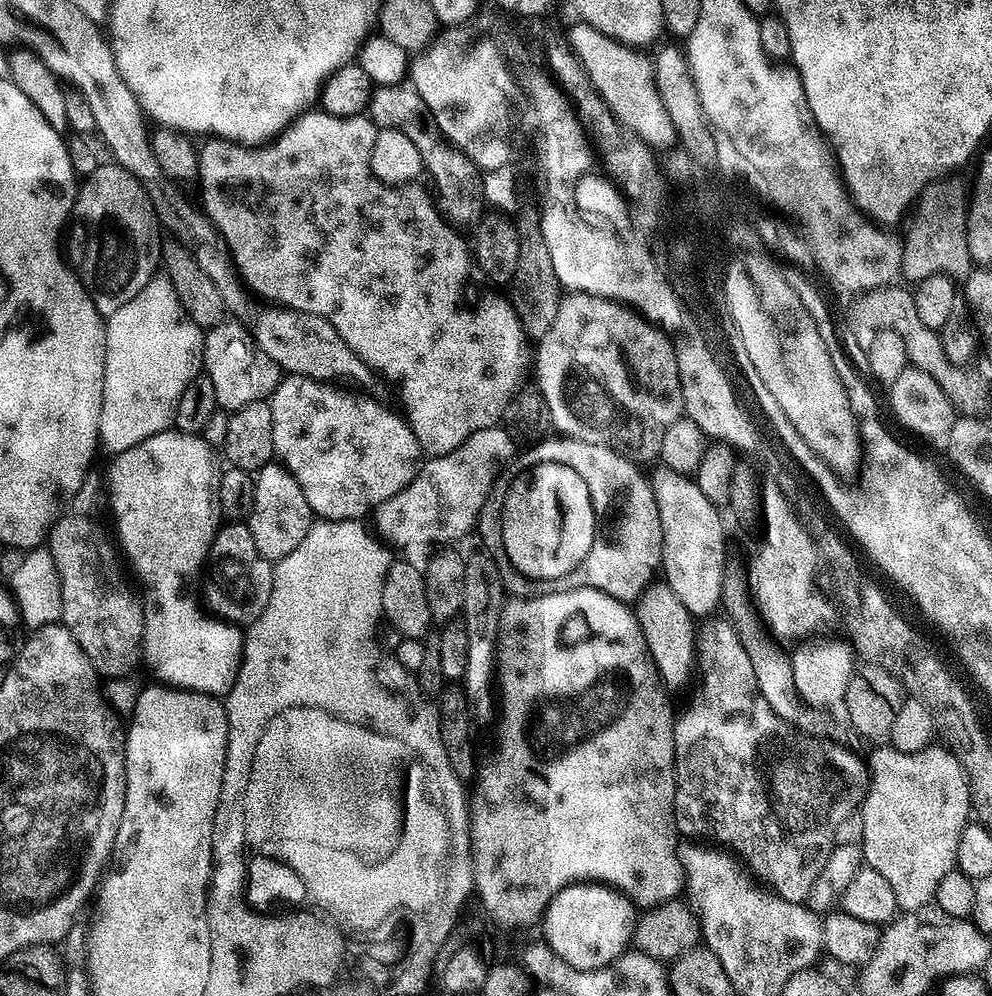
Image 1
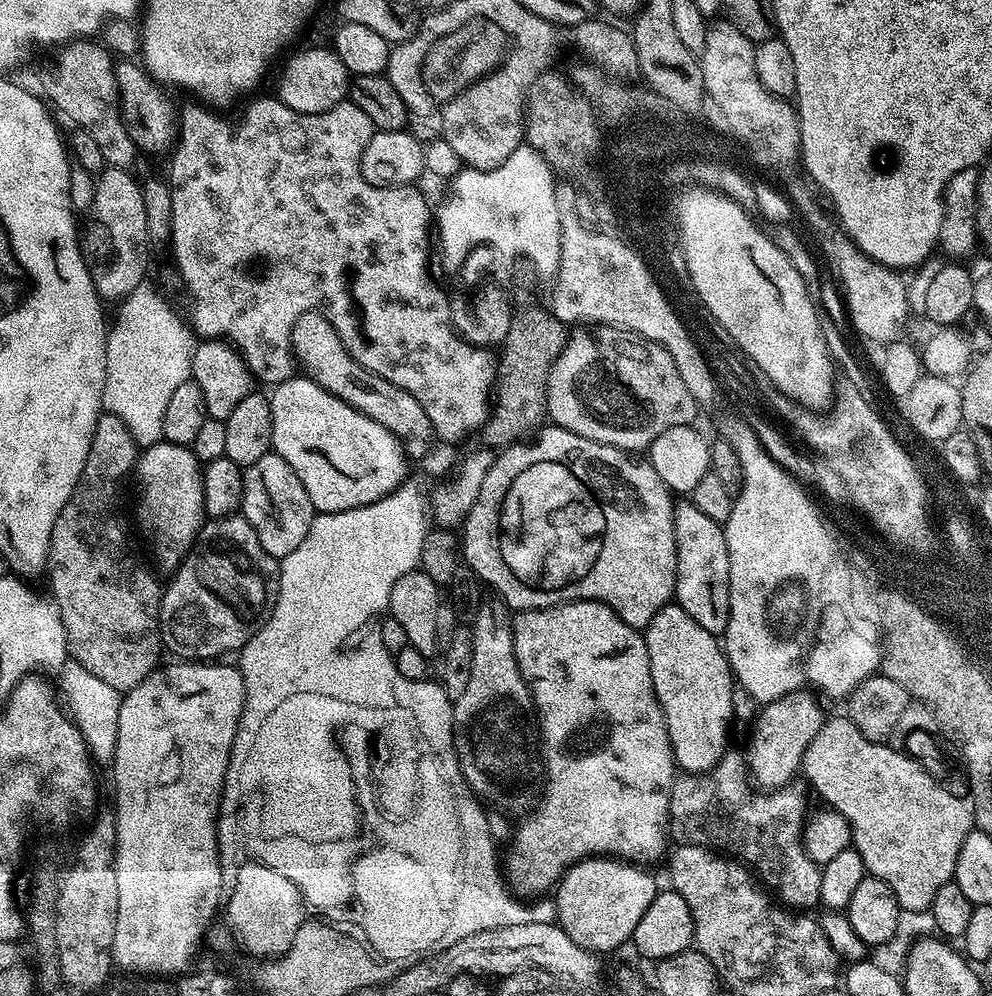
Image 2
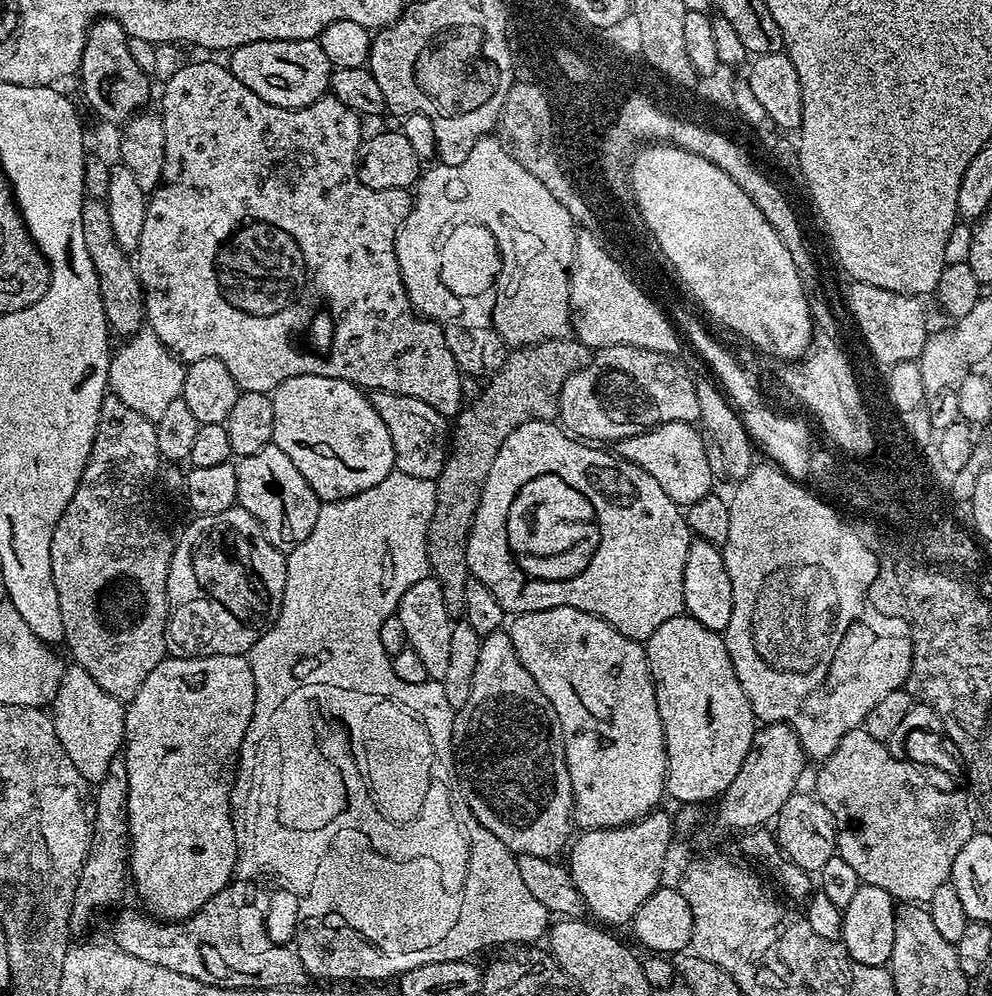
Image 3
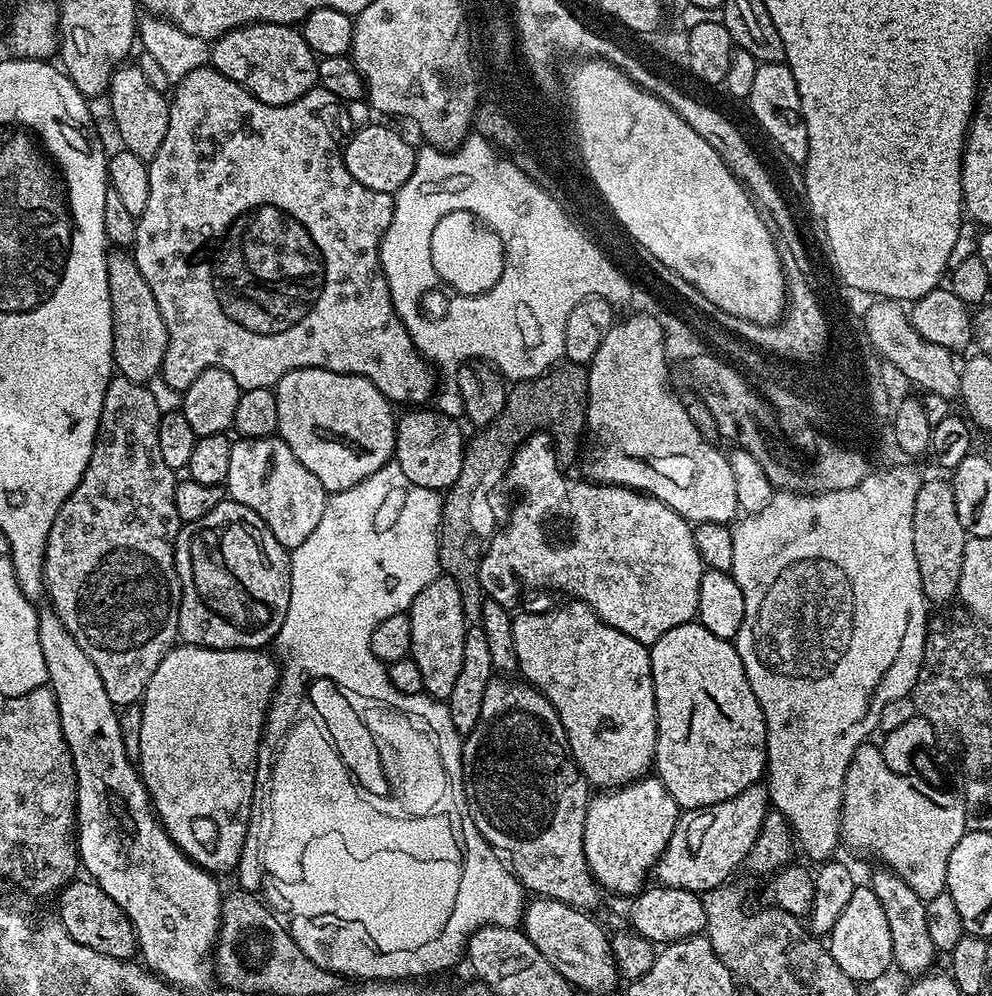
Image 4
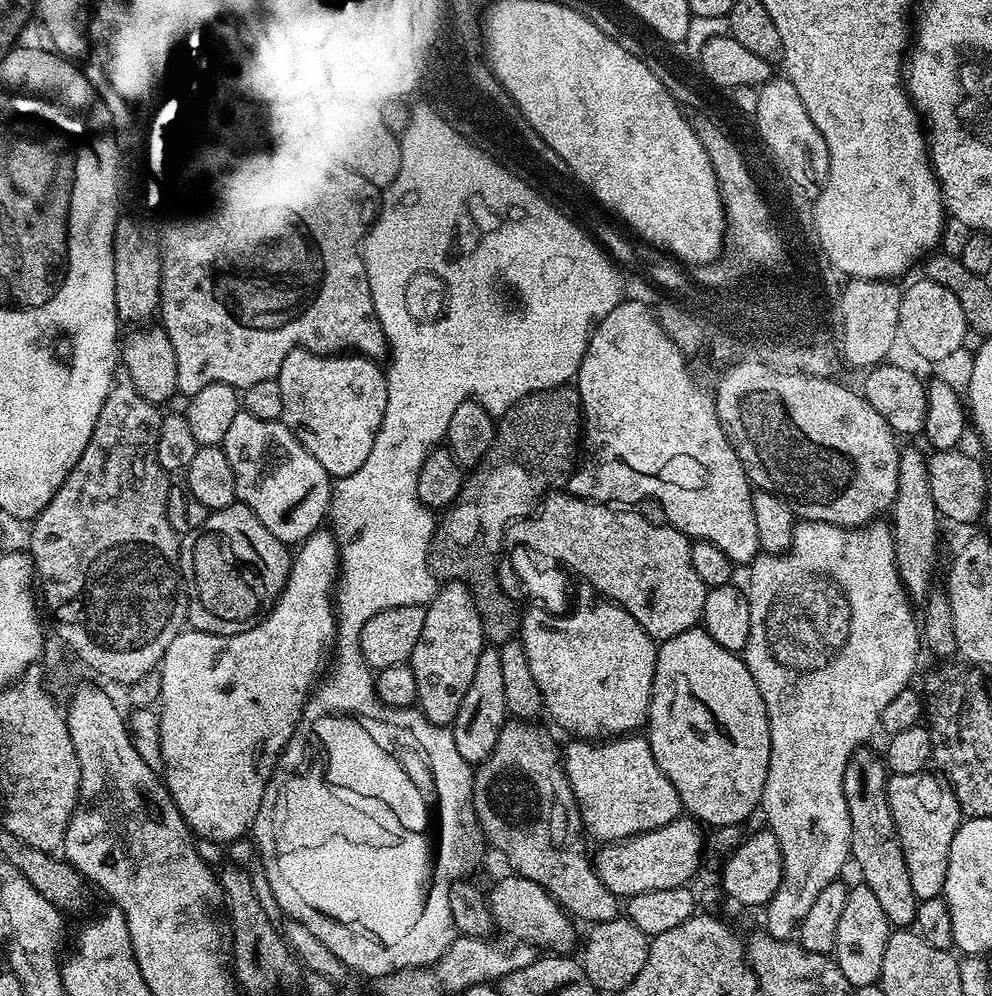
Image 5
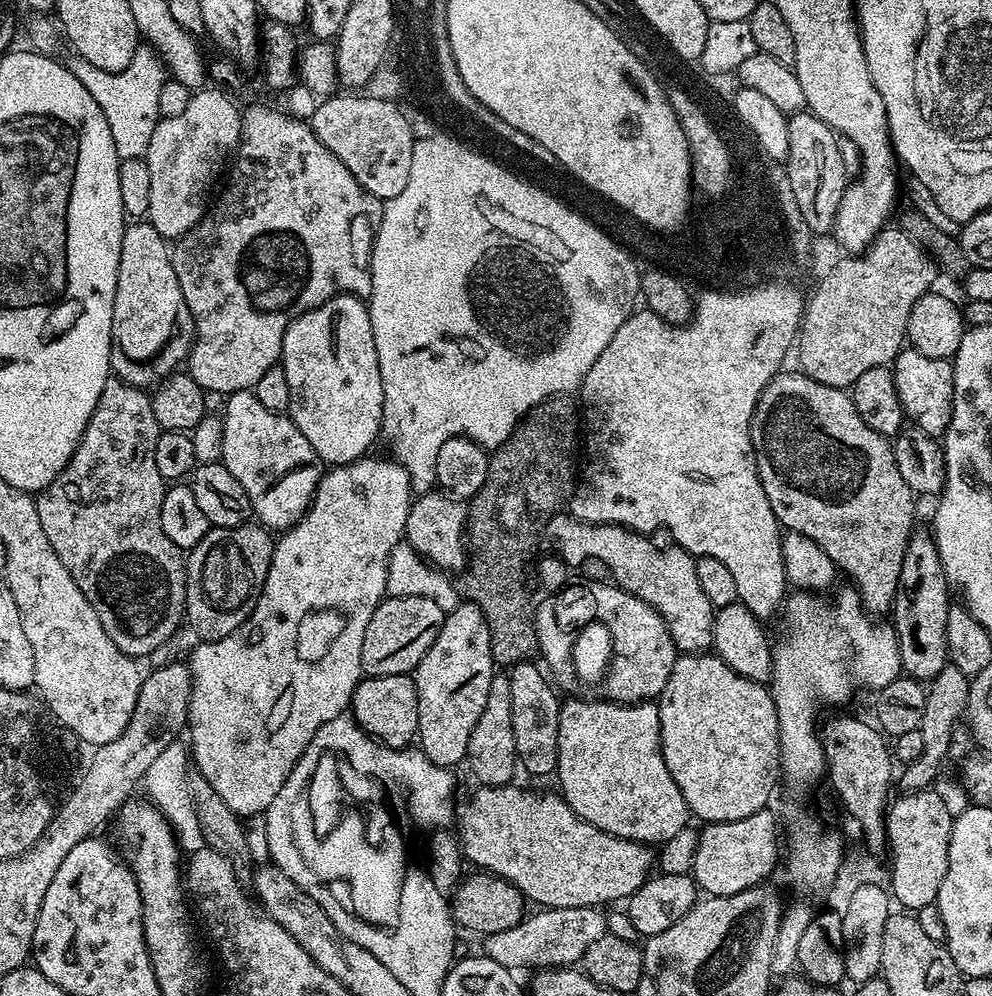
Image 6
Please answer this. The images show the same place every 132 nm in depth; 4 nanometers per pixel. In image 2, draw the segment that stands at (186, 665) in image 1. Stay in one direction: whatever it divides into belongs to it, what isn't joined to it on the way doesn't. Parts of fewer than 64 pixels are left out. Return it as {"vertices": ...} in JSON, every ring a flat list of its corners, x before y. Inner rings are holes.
{"vertices":[[149,444,139,453,134,477,140,483,136,520,152,547,152,556,171,574,179,568,206,523,201,461,183,444]]}

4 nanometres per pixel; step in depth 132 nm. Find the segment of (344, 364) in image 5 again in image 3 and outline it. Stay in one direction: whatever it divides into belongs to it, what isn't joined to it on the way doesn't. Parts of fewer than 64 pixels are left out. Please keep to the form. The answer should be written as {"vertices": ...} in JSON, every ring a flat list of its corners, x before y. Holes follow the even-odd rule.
{"vertices":[[299,376,282,382,282,386,275,388,270,395,274,406,272,443,278,446,278,450,282,450,282,454,286,454,286,458,290,458,290,462,294,462,294,466,298,466,298,471,302,473,302,478,306,478,306,482,310,482,310,490,314,490,314,494,322,502,345,500,351,496,357,496,362,494,362,490,370,490,370,486,378,486,378,482,382,482,387,476,393,475,396,466,396,447,392,445,390,430,386,430,386,422,382,422,382,418,378,418,371,399,356,385,348,380,339,380,329,376]]}

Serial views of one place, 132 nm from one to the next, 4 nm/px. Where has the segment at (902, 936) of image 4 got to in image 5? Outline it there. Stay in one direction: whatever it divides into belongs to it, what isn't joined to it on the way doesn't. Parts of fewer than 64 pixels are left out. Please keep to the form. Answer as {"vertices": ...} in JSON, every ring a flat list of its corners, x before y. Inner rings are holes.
{"vertices":[[865,746,846,762,846,774,842,778,842,790,846,794,846,810,850,810,851,859,860,867,859,879,878,898,889,925,904,930,915,925,917,898,910,883,910,870,906,870,906,858,902,854,900,839,894,826,894,818,888,805,888,777,883,759]]}

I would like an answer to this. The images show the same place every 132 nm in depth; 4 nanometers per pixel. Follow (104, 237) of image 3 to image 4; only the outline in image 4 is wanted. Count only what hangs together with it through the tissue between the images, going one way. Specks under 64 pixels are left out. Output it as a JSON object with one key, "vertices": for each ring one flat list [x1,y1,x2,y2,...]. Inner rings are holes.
{"vertices":[[122,250,109,255,107,282,110,287,113,367,119,375,131,381,149,383,159,375,169,340,154,294,142,277,136,260]]}

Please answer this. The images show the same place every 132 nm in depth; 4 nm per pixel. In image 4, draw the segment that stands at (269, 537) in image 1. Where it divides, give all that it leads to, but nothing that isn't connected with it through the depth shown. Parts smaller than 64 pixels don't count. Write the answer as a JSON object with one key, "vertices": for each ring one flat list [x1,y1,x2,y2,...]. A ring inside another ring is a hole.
{"vertices":[[279,435,246,440,237,439,230,450,230,474,226,481,227,495,242,506,250,506,262,522,289,550,302,546,322,519,329,493,324,491,322,482,294,458,294,450,286,446]]}

